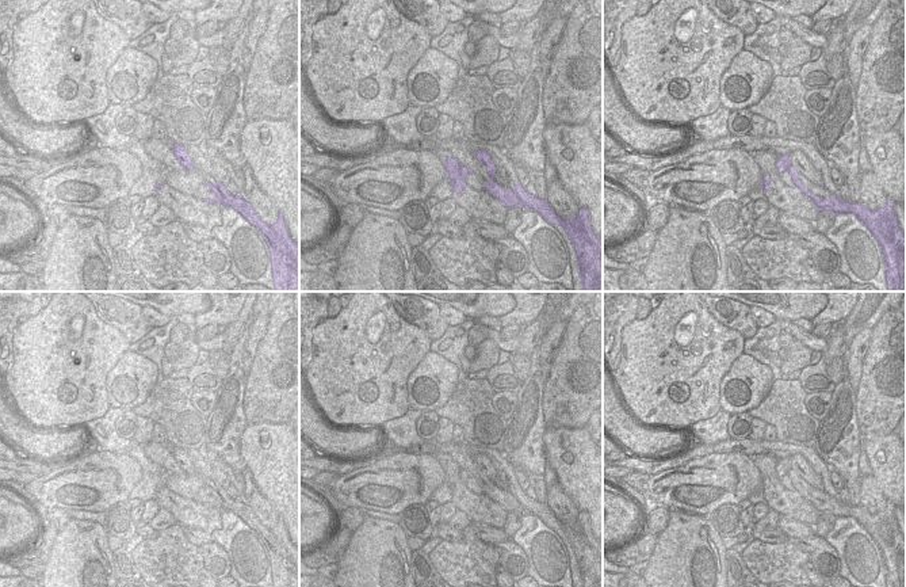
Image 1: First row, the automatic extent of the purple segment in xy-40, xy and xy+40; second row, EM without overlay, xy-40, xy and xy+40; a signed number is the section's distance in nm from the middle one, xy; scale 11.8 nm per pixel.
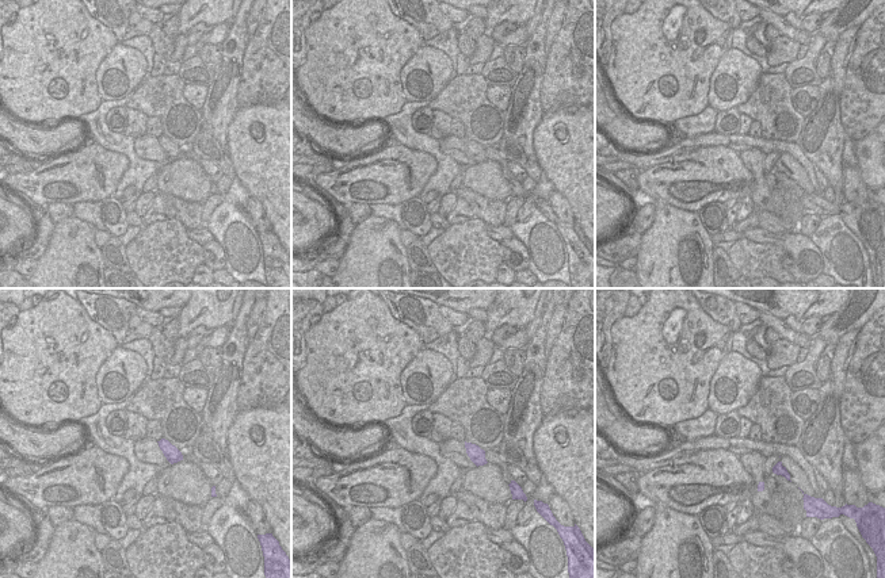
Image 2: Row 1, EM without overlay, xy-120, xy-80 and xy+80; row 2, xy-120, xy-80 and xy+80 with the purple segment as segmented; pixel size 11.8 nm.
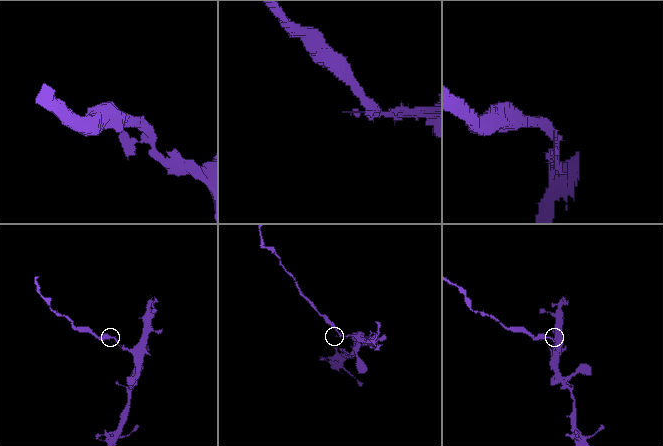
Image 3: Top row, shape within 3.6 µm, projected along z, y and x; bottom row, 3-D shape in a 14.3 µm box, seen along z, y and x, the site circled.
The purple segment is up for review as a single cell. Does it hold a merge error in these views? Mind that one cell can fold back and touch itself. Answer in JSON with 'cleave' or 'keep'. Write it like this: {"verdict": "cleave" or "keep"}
{"verdict": "cleave"}

